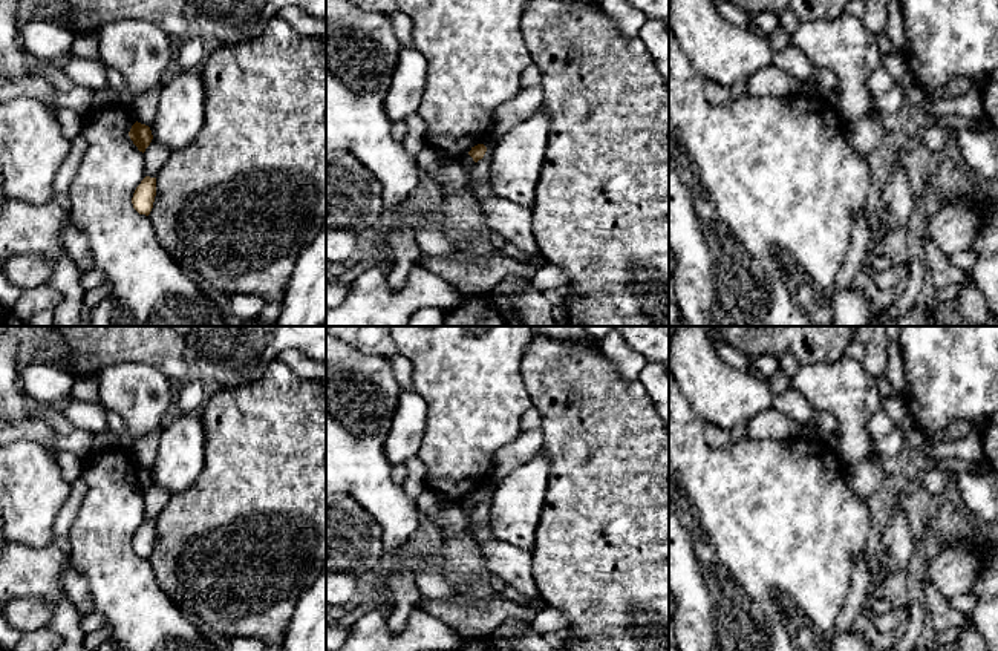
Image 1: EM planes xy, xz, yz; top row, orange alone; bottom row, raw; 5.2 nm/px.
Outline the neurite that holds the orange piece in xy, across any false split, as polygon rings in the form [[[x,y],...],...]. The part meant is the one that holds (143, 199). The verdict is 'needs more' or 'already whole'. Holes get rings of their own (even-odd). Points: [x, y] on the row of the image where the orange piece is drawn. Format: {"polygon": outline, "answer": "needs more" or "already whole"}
{"polygon": [[[145,176],[136,187],[132,204],[139,214],[148,216],[156,196],[156,178]]], "answer": "already whole"}

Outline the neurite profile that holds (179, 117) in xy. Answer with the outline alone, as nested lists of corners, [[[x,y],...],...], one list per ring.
[[[201,69],[184,70],[164,84],[150,130],[156,141],[176,152],[196,141],[204,121],[205,87]]]

